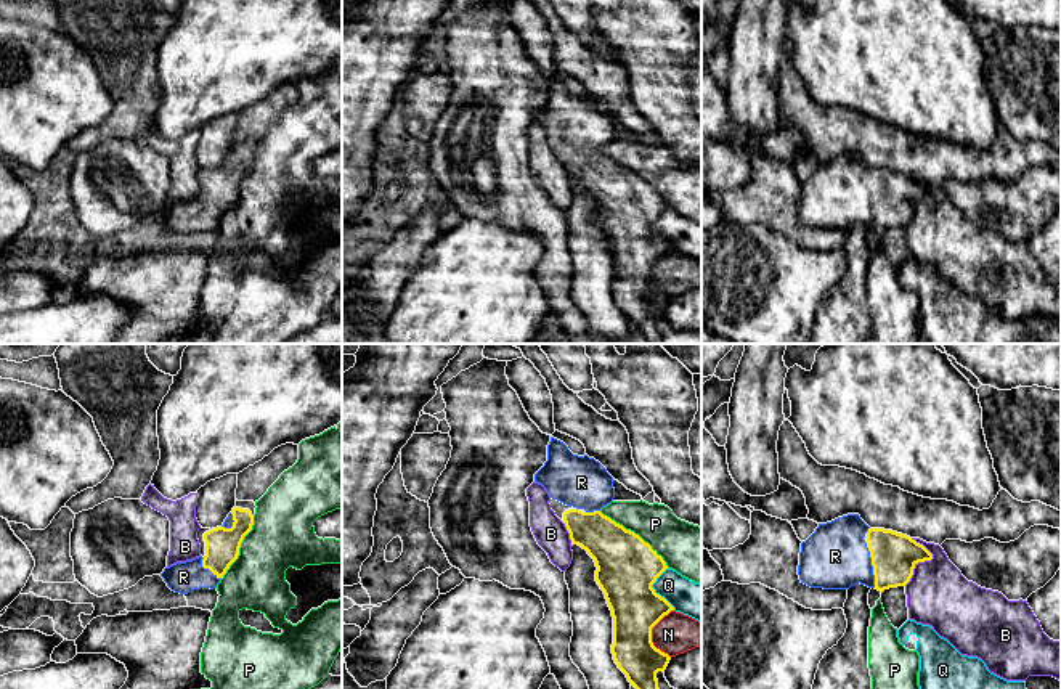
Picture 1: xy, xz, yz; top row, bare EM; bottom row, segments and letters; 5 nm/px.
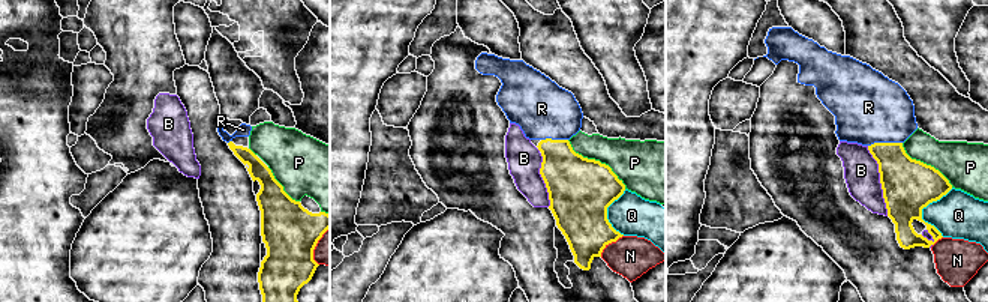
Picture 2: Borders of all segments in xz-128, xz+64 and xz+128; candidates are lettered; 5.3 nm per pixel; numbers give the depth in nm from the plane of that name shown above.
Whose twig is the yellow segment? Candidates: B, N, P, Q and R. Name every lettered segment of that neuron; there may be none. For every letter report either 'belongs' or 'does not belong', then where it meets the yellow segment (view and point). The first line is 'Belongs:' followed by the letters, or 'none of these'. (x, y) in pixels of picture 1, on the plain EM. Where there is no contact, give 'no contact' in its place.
Belongs: R
B: does not belong; contact yz (923, 201)
N: does not belong; contact xz (650, 275)
P: does not belong; contact xz (634, 174)
Q: does not belong; contact xz (654, 230)
R: belongs; contact yz (872, 204)

